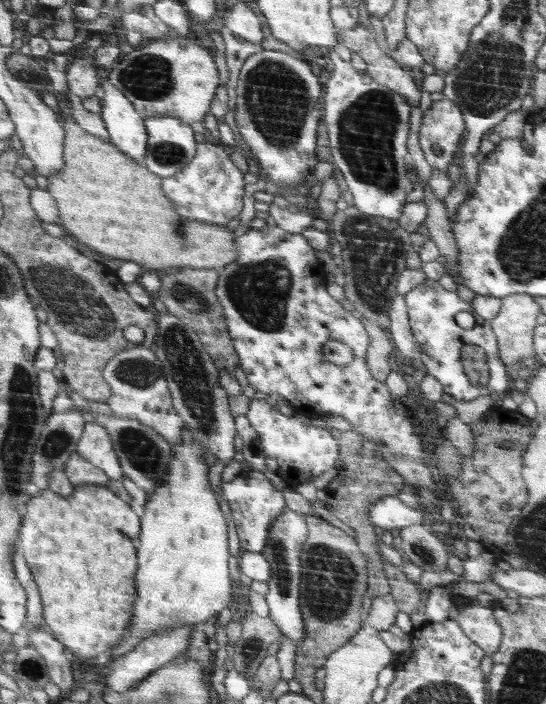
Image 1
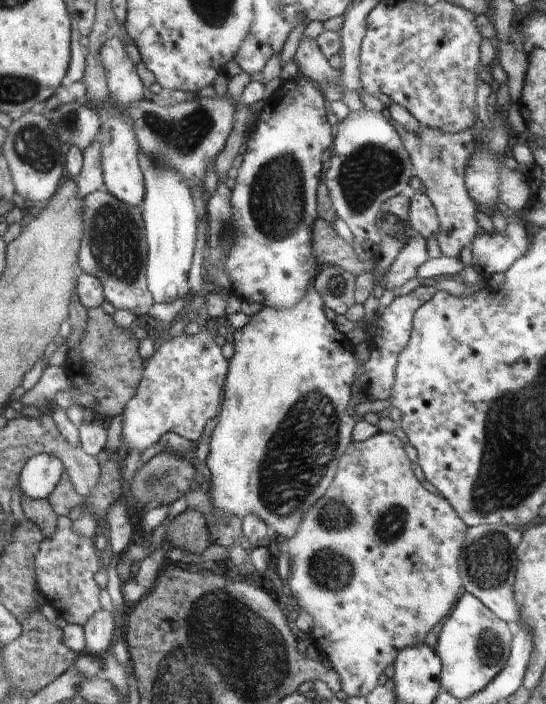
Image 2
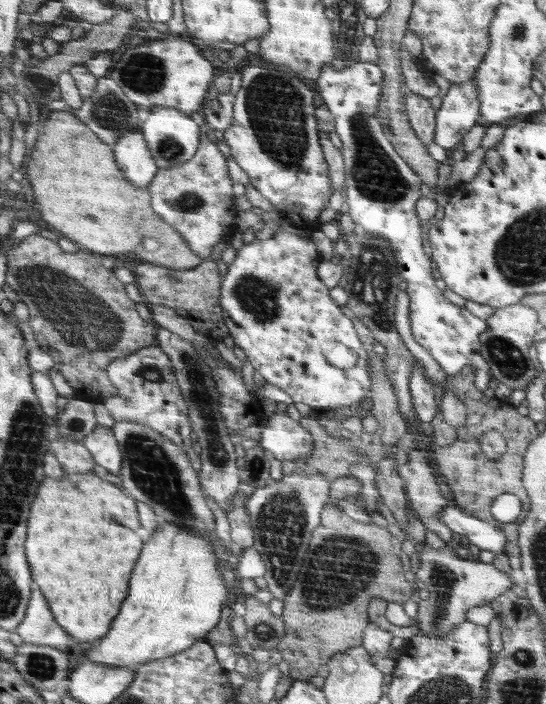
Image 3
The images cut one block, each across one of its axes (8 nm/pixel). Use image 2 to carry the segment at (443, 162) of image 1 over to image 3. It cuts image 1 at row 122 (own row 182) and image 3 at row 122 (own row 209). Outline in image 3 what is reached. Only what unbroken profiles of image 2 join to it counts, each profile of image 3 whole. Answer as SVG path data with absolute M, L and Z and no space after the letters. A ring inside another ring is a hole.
M474 77L465 83L451 84L435 113L434 142L438 146L453 150L462 142L462 136L476 124L480 103L476 95Z

